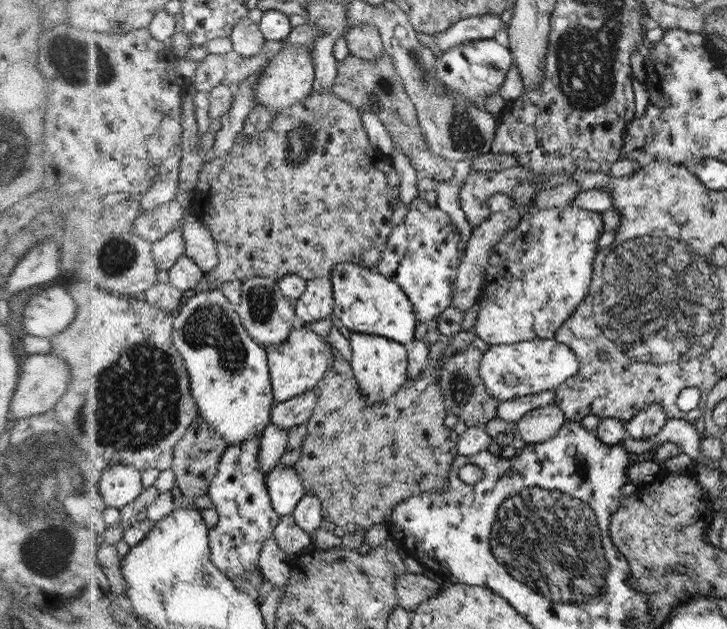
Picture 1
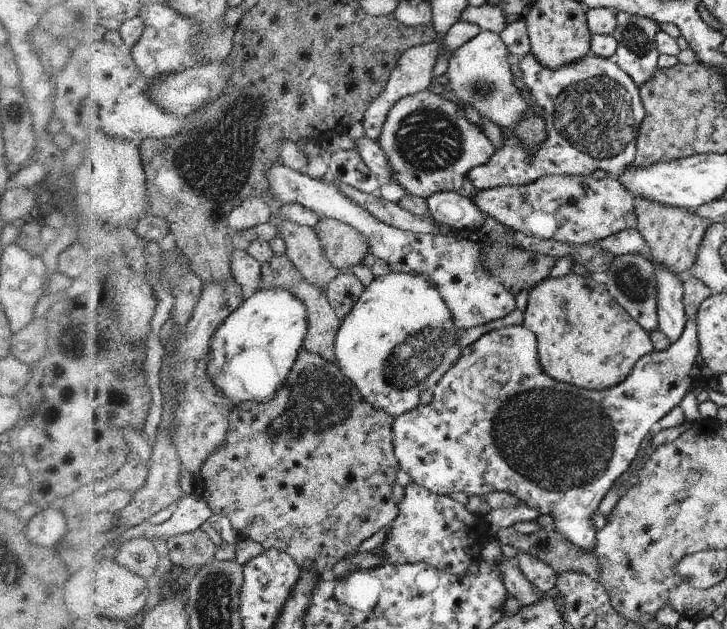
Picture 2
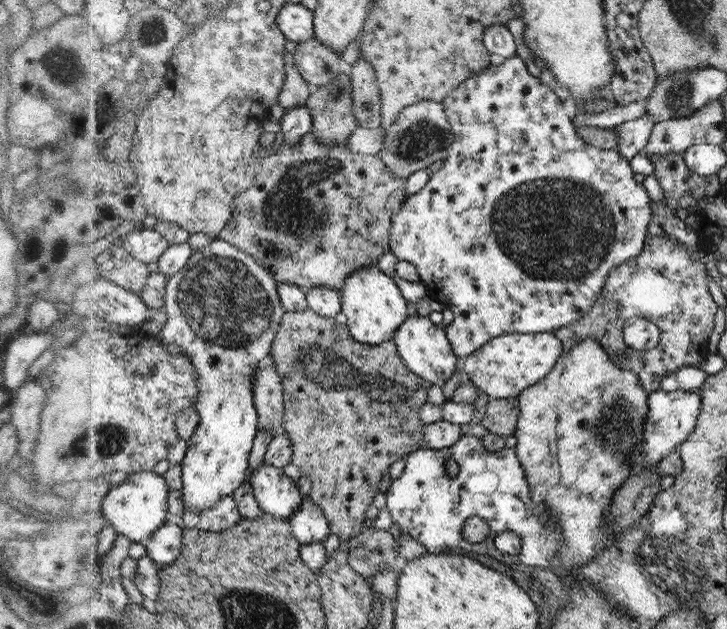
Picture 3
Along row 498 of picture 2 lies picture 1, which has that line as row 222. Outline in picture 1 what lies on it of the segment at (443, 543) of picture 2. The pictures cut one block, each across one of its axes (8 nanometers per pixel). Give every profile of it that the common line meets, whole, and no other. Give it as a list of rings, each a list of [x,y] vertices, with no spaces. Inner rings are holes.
[[[416,197],[409,205],[404,221],[394,228],[388,247],[381,255],[381,262],[374,269],[401,285],[412,301],[420,322],[429,324],[438,319],[453,303],[457,270],[463,257],[460,235],[448,213],[431,205],[426,199]]]

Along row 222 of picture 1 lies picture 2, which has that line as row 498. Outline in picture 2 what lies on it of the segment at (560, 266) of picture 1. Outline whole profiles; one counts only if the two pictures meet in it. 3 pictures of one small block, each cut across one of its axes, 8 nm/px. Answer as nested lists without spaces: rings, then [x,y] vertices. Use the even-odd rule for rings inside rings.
[[[696,320],[688,321],[684,334],[681,338],[663,351],[654,351],[644,355],[640,362],[633,368],[633,372],[626,377],[624,382],[616,386],[595,391],[581,389],[577,385],[569,385],[562,381],[554,380],[549,374],[545,373],[540,361],[540,353],[537,351],[537,335],[533,329],[522,325],[508,325],[498,330],[488,331],[478,340],[461,350],[461,356],[454,366],[444,373],[444,376],[436,383],[433,388],[433,397],[430,404],[420,404],[412,410],[405,412],[404,415],[395,417],[393,423],[393,445],[397,460],[402,465],[402,470],[410,475],[410,478],[419,485],[430,489],[430,492],[438,495],[449,495],[454,492],[465,492],[470,496],[482,496],[496,491],[504,491],[514,495],[520,503],[529,507],[535,506],[542,515],[551,515],[555,530],[575,549],[586,549],[592,551],[596,544],[597,530],[594,526],[594,512],[597,512],[601,500],[606,493],[612,489],[612,485],[620,475],[628,470],[632,460],[636,459],[636,453],[640,442],[644,436],[655,430],[659,420],[666,416],[675,406],[679,406],[681,400],[685,398],[690,384],[698,368],[698,356],[700,355],[700,340],[697,336]]]

